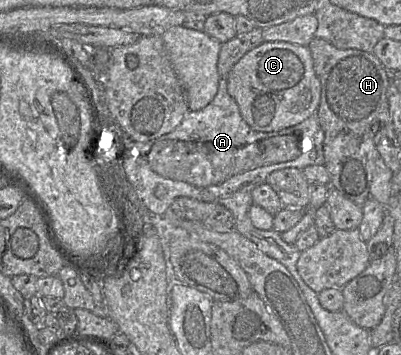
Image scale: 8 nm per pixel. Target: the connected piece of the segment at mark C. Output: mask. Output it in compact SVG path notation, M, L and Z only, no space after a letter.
M263 42L247 52L231 69L227 89L244 121L260 132L278 131L303 122L316 114L321 97L321 83L315 73L309 48L288 42Z

